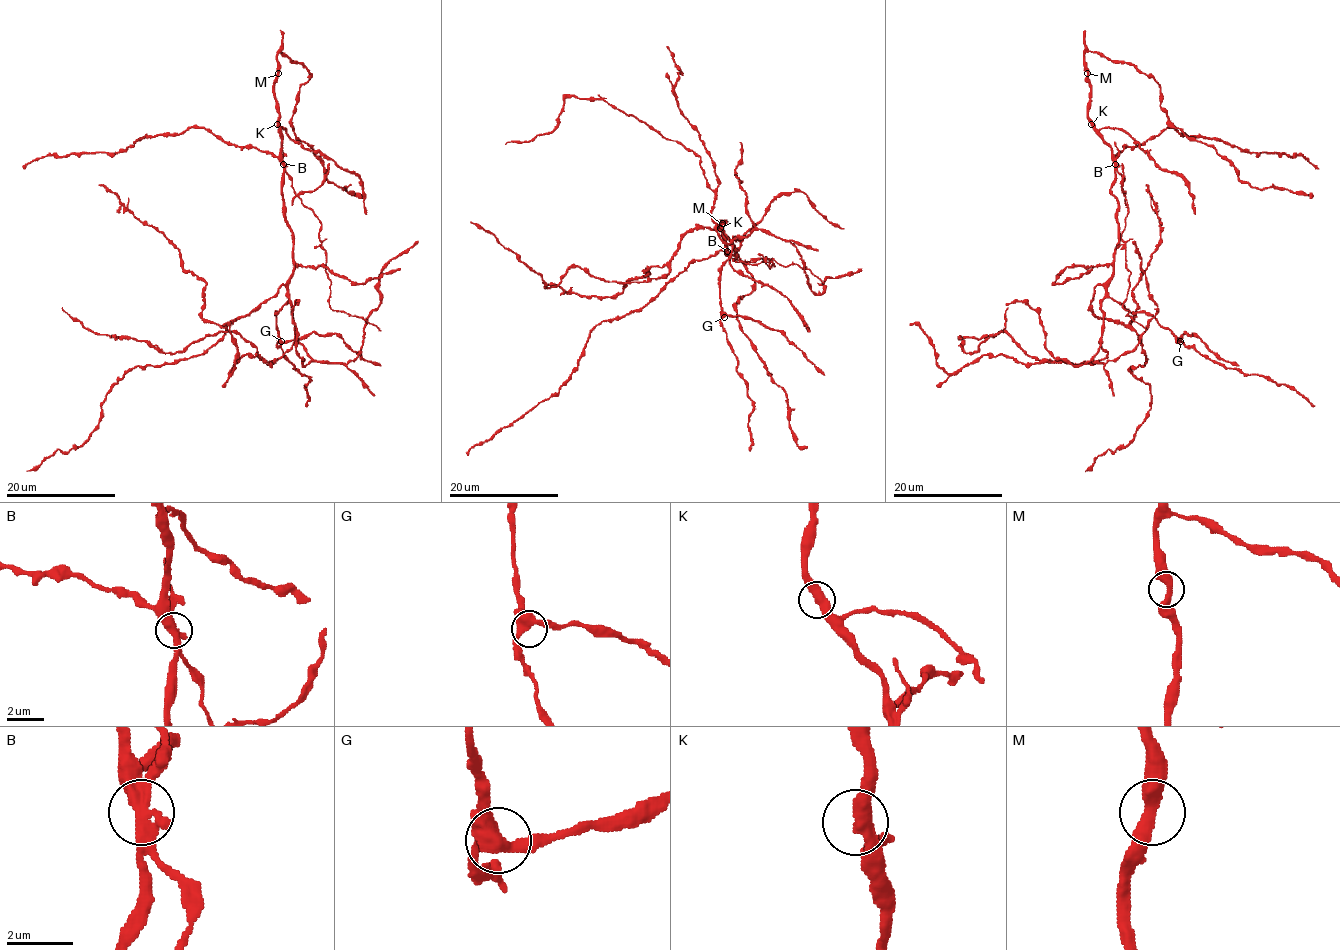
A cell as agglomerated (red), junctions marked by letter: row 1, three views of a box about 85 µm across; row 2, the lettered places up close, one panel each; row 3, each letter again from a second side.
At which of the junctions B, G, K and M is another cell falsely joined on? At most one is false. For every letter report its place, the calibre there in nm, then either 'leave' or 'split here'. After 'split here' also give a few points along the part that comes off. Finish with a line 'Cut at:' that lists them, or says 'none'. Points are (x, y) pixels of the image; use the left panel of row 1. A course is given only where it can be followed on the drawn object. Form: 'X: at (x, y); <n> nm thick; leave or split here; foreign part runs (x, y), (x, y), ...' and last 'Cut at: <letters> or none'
B: at (283, 164); 480 nm thick; split here; foreign part runs (284, 164), (294, 194), (321, 223), (319, 241), (330, 281), (329, 305), (363, 318), (381, 330)
G: at (281, 341); 420 nm thick; leave
K: at (277, 124); 440 nm thick; leave
M: at (278, 73); 440 nm thick; leave
Cut at: B

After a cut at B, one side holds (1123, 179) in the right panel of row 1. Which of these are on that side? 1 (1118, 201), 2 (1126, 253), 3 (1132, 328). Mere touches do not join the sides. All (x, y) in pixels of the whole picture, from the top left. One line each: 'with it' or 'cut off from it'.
1: cut off from it
2: with it
3: cut off from it

